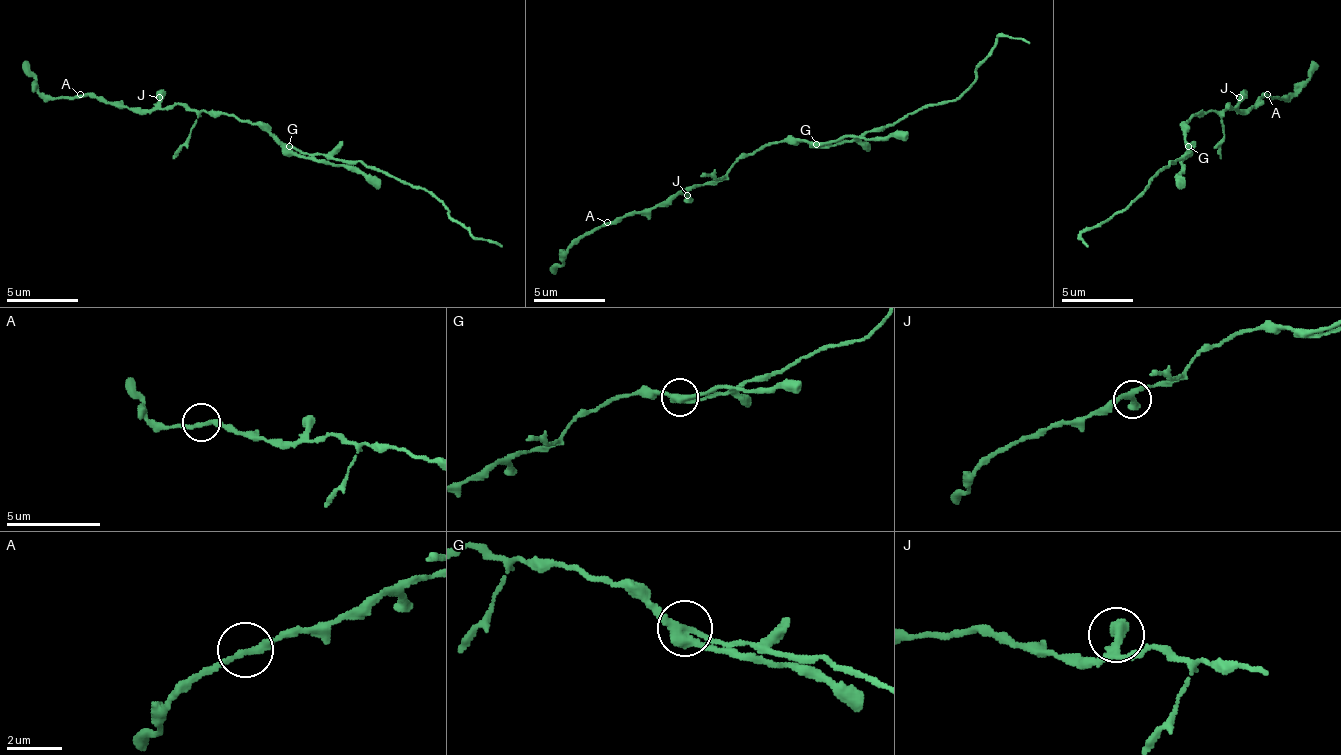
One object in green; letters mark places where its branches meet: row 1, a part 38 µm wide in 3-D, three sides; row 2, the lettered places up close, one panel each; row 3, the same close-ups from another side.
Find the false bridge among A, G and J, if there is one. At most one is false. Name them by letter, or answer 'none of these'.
G

